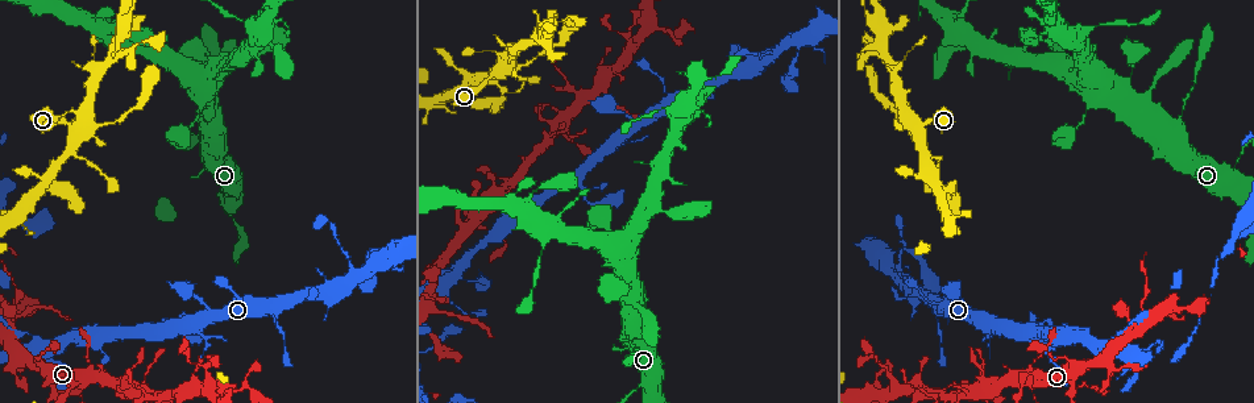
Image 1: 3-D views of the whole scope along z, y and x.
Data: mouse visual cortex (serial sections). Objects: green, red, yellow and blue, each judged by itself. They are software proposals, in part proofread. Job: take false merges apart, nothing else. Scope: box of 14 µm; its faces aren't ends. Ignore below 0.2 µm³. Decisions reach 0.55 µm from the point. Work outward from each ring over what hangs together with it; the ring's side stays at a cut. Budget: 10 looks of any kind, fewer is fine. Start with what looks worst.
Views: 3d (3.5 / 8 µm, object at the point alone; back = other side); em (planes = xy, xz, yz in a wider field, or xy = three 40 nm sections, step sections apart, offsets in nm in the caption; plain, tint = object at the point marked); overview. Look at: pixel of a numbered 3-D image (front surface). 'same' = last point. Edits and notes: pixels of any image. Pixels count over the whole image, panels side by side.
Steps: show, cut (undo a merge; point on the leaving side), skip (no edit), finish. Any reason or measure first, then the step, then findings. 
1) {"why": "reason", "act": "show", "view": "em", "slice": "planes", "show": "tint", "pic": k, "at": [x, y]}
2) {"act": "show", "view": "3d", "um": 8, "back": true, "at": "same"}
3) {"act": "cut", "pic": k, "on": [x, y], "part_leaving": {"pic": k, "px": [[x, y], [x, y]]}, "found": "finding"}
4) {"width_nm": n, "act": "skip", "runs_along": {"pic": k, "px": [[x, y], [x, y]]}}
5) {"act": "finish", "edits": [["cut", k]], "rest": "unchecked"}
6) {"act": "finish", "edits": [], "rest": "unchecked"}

{"why": "small branch off a trunk", "act": "show", "view": "3d", "um": 3.5, "pic": 1, "at": [499, 185]}

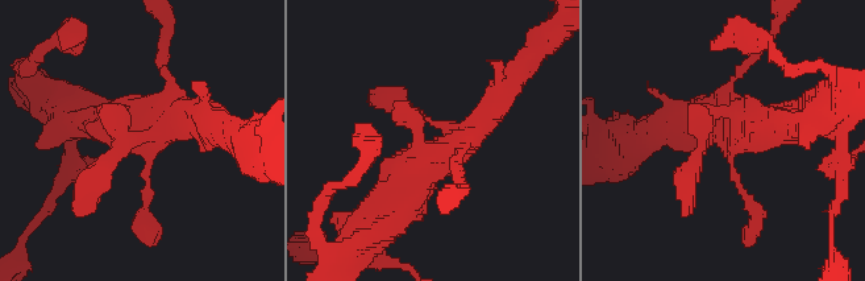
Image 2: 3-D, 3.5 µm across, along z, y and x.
{"act": "show", "view": "em", "slice": "planes", "show": "tint", "pic": 2, "at": [144, 153]}

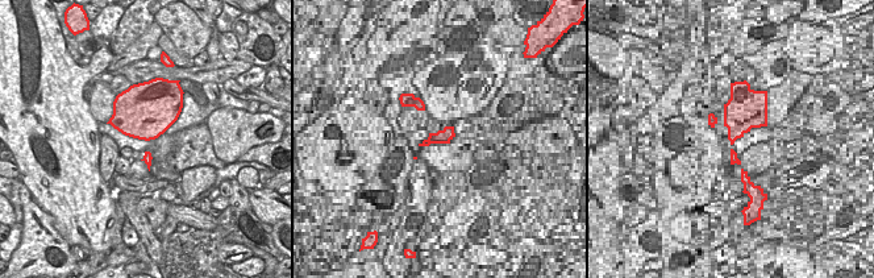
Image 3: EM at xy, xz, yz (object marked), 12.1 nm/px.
{"arms": 4, "act": "skip", "runs_along": {"pic": 2, "px": [[103, 123], [136, 123], [152, 217]]}, "found": "one cell here"}

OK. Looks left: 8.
{"why": "branch point", "act": "show", "view": "3d", "um": 3.5, "pic": 1, "at": [73, 127]}

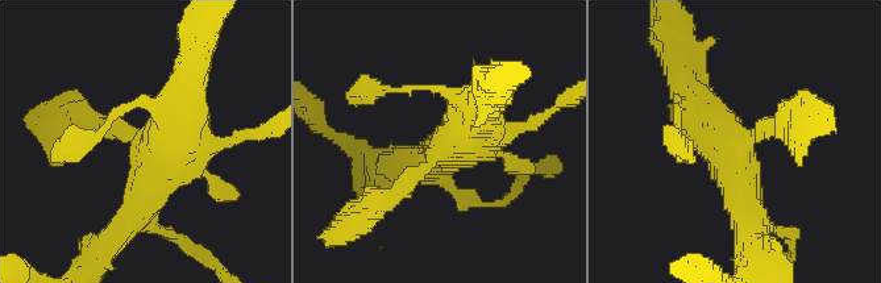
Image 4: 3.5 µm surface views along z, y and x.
{"why": "now the EM", "act": "show", "view": "em", "slice": "xy", "step": 3, "show": "tint", "pic": 4, "at": [155, 147]}

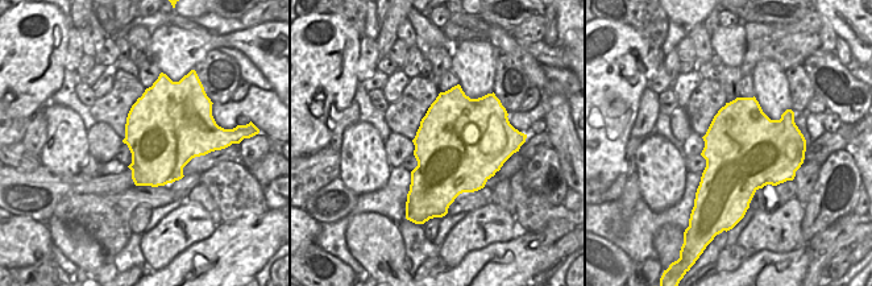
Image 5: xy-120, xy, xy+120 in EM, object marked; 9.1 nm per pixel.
{"act": "skip", "runs_along": {"pic": 4, "px": [[383, 200], [464, 133], [481, 99]]}, "found": "one cell here"}

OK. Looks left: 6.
{"why": "thick turns thin", "act": "show", "view": "3d", "um": 8, "pic": 1, "at": [16, 304]}

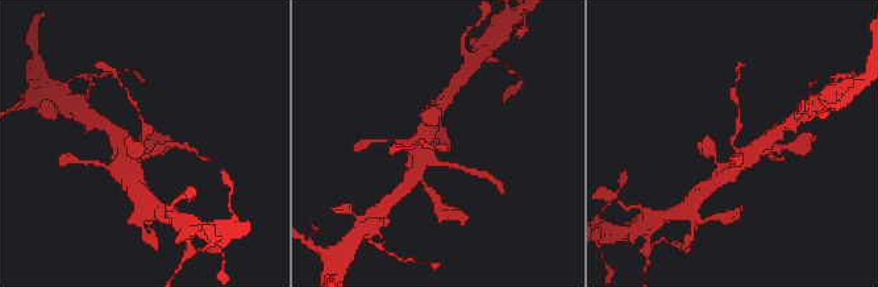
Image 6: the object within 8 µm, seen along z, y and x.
{"arm_widths_nm": [150, 350], "why": "shape alone is not enough", "act": "show", "view": "em", "slice": "xy", "step": 3, "show": "tint", "pic": 6, "at": [730, 144]}

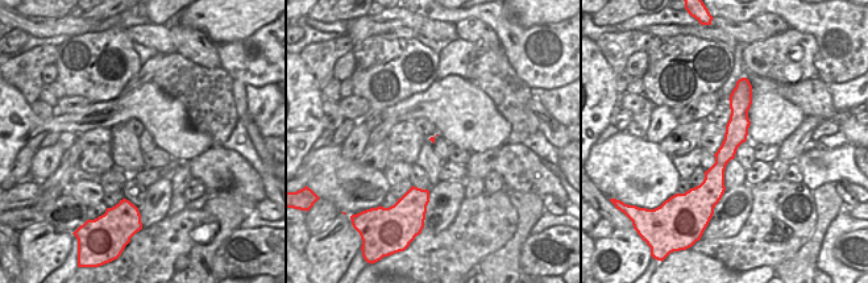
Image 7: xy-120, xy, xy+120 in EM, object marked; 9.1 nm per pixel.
{"act": "skip", "found": "one cell here"}

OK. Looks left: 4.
{"why": "thin neck", "act": "show", "view": "3d", "um": 3.5, "pic": 1, "at": [967, 41]}

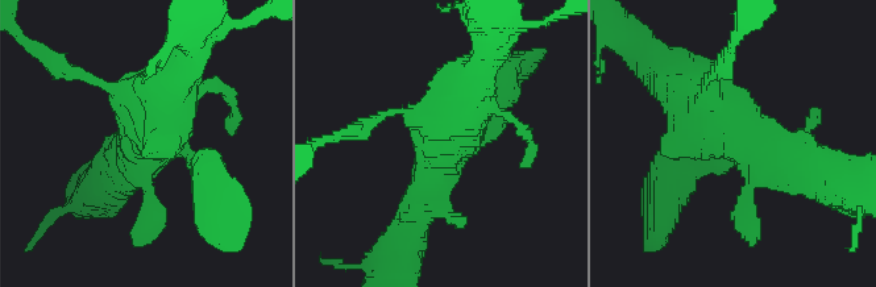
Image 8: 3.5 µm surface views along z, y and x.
{"act": "skip", "runs_along": {"pic": 8, "px": [[809, 161], [759, 149], [679, 79]]}, "found": "continuous, no second cell"}

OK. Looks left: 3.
{"act": "finish", "edits": [], "rest": "unchecked"}

